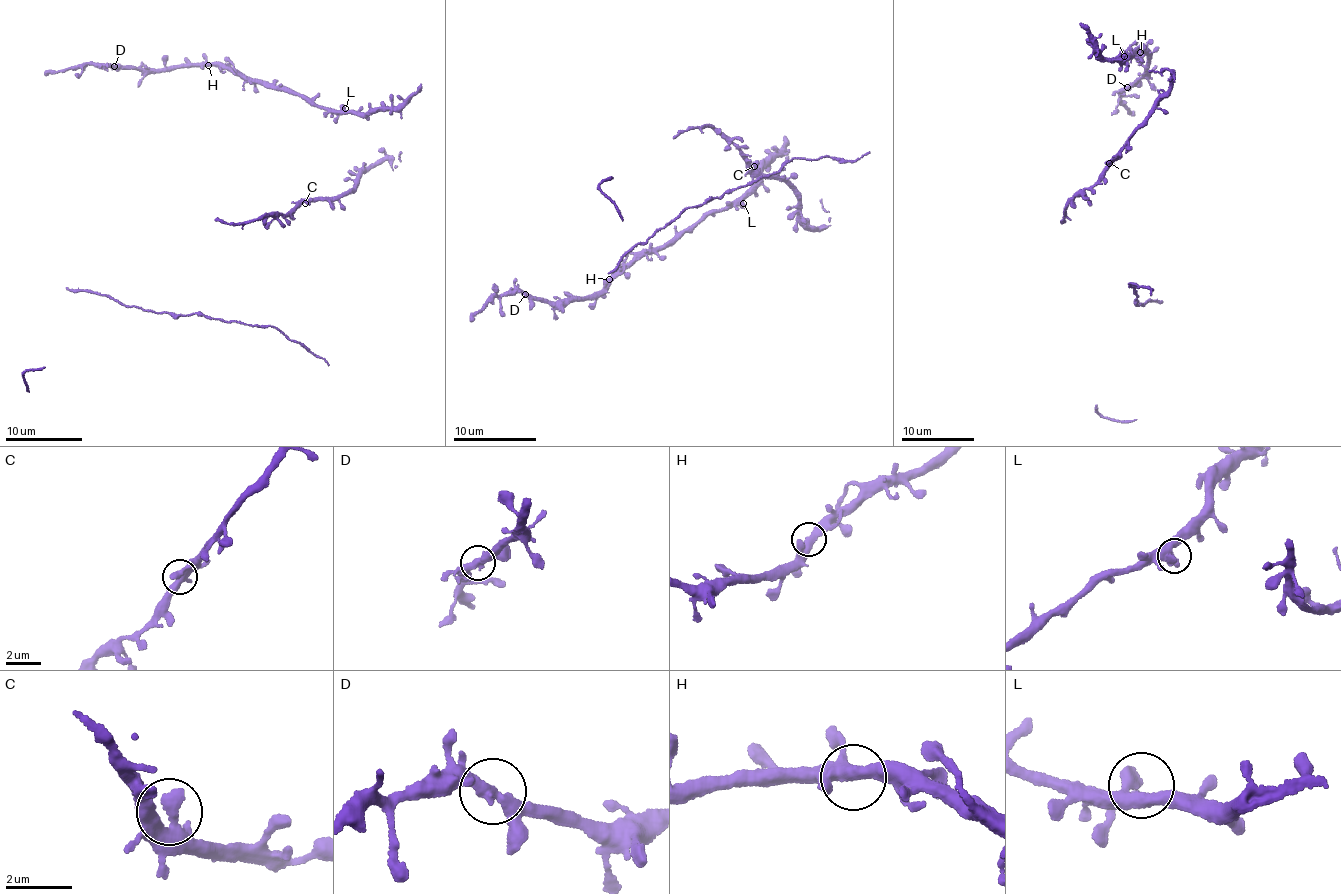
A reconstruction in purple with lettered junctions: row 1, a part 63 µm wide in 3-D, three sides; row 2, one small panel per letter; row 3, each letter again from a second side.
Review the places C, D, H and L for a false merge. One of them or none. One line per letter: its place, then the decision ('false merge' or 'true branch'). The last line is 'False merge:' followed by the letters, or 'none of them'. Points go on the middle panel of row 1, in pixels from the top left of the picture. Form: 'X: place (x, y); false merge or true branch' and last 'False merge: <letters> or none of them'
C: place (754, 166); true branch
D: place (525, 294); true branch
H: place (609, 279); true branch
L: place (743, 203); true branch
False merge: none of them

